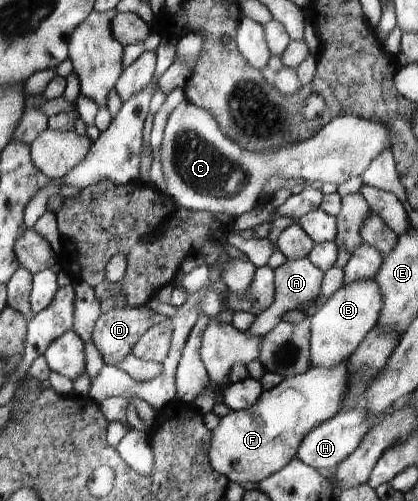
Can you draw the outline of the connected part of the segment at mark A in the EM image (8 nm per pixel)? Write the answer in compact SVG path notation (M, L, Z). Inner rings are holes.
M309 258L287 260L283 265L274 269L274 272L275 293L273 301L267 306L265 311L262 311L256 317L251 329L247 331L258 336L264 336L274 327L277 327L277 324L281 321L281 317L283 317L287 311L293 311L293 309L301 310L301 308L311 306L320 297L320 287L324 280L324 271L321 271L319 267L315 267L315 265L309 261Z

